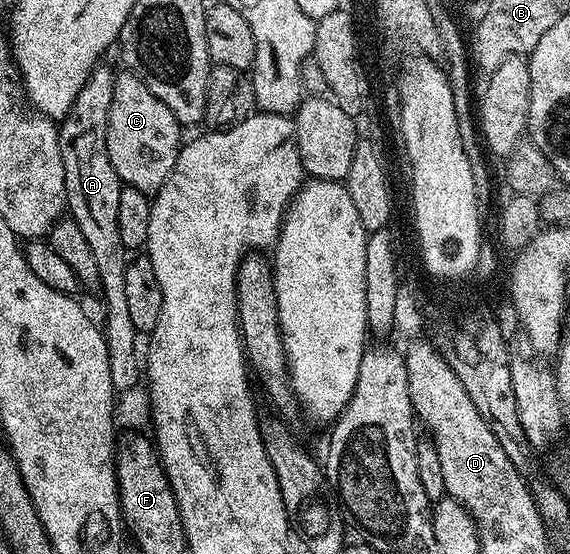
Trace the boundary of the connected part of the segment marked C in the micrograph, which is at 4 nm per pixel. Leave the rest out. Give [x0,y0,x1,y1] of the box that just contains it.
[108,71,184,195]

